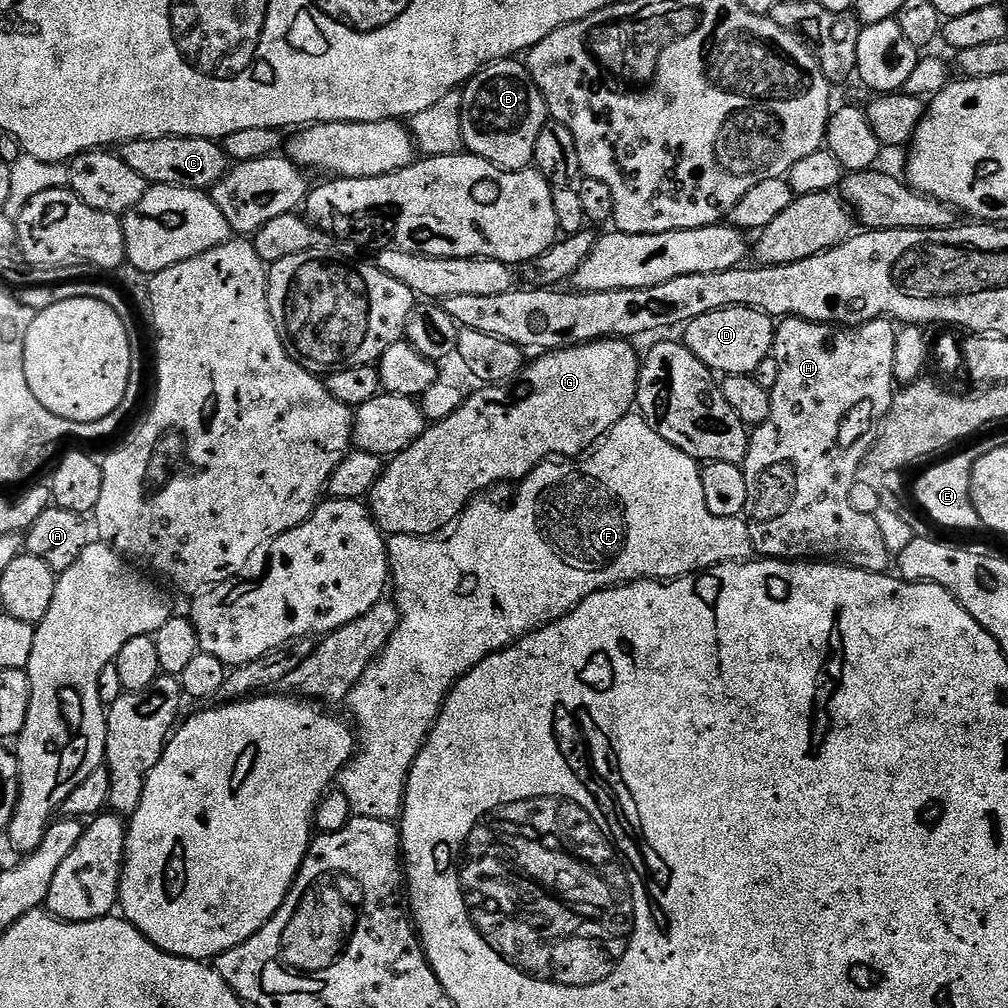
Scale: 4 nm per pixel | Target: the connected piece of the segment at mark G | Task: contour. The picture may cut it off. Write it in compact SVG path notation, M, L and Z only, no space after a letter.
M613 338L610 340L595 340L589 344L579 344L573 348L558 348L545 351L536 361L529 363L520 369L520 372L506 384L490 384L477 387L477 392L467 397L464 405L450 418L429 423L424 433L420 435L409 448L402 450L398 455L387 461L383 474L372 488L366 503L380 531L388 536L426 536L435 537L445 530L451 529L456 521L460 519L464 509L477 499L487 488L500 484L503 480L519 482L529 476L539 464L545 463L549 458L579 458L589 451L604 435L611 430L623 416L629 415L637 407L636 391L640 381L640 365L642 363L641 353L631 348L629 341L624 338Z

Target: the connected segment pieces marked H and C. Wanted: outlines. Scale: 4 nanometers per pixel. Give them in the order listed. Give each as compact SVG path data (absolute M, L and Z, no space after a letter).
M784 318L776 324L776 337L772 343L772 357L778 362L778 382L774 382L772 387L772 397L770 398L770 418L766 422L755 425L751 429L750 439L748 442L748 453L742 465L744 469L744 477L746 478L746 494L748 495L748 506L746 509L746 521L749 526L750 538L753 540L755 551L761 557L771 558L774 560L786 560L789 562L831 562L833 564L844 564L847 568L857 568L858 570L866 570L867 572L883 572L889 571L890 565L893 563L894 556L886 550L886 541L882 539L882 533L878 531L878 522L875 516L867 516L866 514L858 514L858 510L854 510L854 506L850 503L850 490L854 490L856 481L861 479L862 472L860 467L863 466L864 460L869 459L872 447L876 445L876 436L880 432L880 425L883 424L888 411L892 405L892 398L894 395L894 385L896 379L894 378L894 346L896 345L896 333L898 331L897 325L891 319L885 318L882 320L866 320L859 326L833 326L830 324L815 324L813 320L802 320L799 318Z
M167 136L149 140L125 140L118 154L126 166L148 180L149 185L178 186L211 190L228 173L230 161L227 152L215 140L197 136Z

